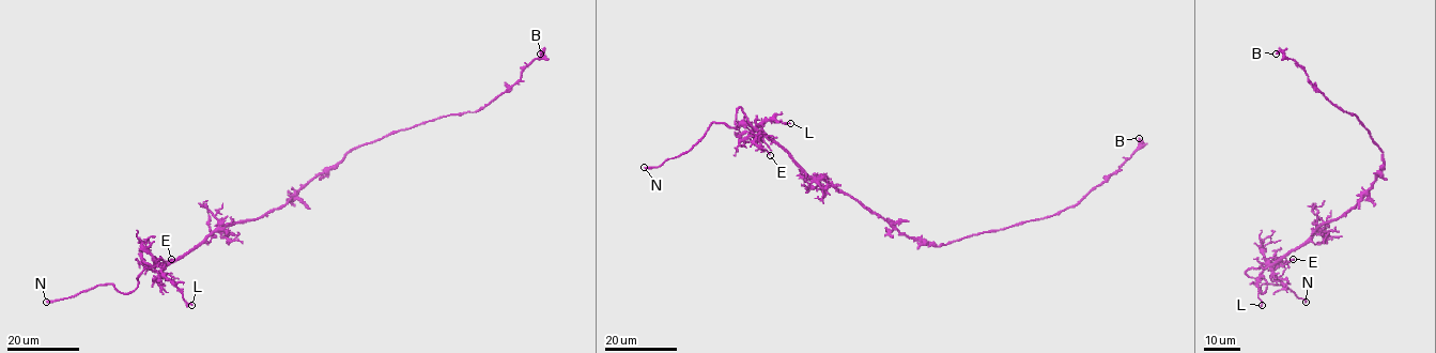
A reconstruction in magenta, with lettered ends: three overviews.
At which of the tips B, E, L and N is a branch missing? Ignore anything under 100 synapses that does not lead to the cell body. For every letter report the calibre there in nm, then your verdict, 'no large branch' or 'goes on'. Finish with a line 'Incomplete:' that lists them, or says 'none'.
B: 260 nm | no large branch
E: 150 nm | no large branch
L: 150 nm | no large branch
N: 240 nm | goes on
Incomplete: N

